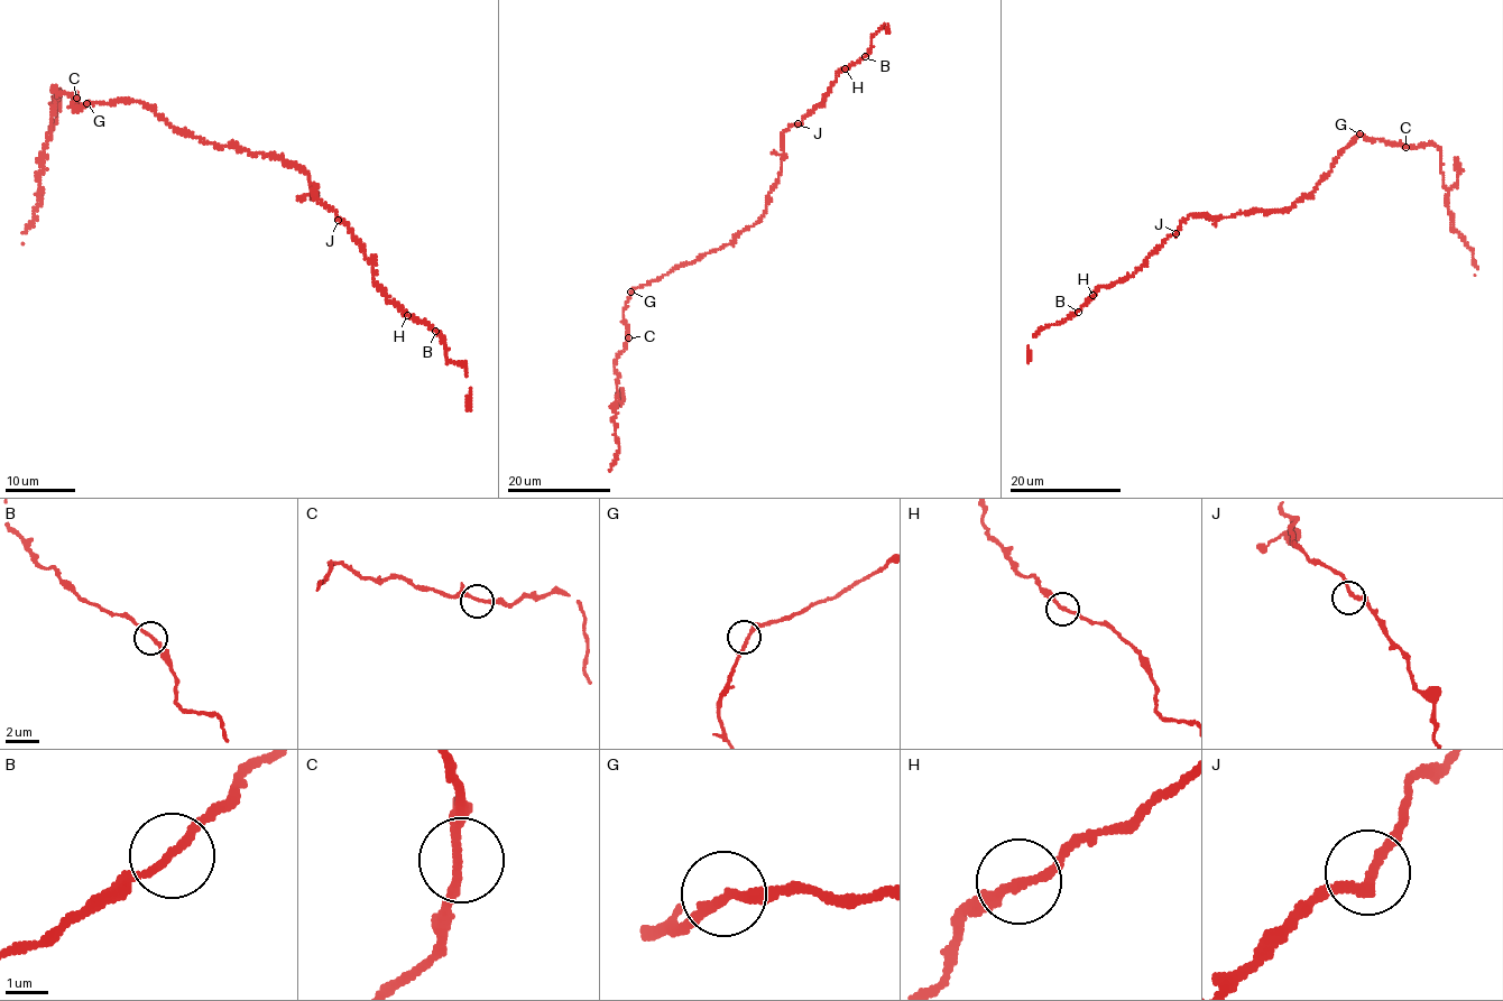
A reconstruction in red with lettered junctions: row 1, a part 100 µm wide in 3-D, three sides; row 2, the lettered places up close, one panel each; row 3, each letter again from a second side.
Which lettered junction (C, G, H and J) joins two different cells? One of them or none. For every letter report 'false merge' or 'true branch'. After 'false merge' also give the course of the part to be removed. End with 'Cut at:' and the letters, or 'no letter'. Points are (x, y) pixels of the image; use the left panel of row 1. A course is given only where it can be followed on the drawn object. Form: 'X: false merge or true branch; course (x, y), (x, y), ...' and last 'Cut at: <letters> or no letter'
C: true branch
G: true branch
H: true branch
J: true branch
Cut at: no letter

